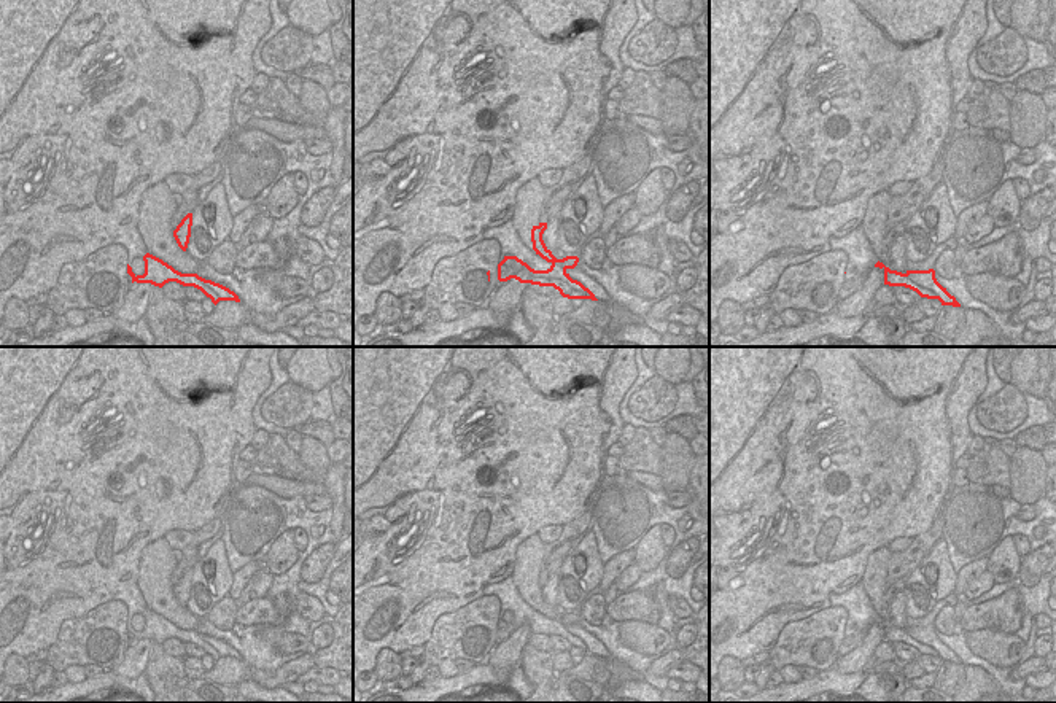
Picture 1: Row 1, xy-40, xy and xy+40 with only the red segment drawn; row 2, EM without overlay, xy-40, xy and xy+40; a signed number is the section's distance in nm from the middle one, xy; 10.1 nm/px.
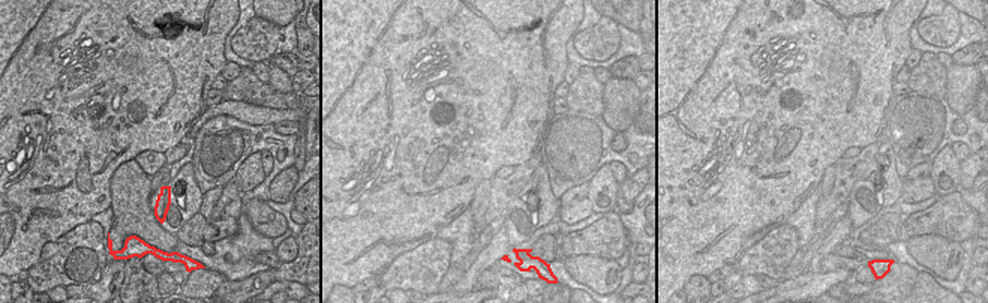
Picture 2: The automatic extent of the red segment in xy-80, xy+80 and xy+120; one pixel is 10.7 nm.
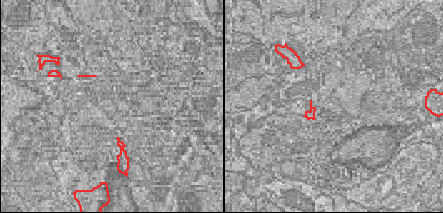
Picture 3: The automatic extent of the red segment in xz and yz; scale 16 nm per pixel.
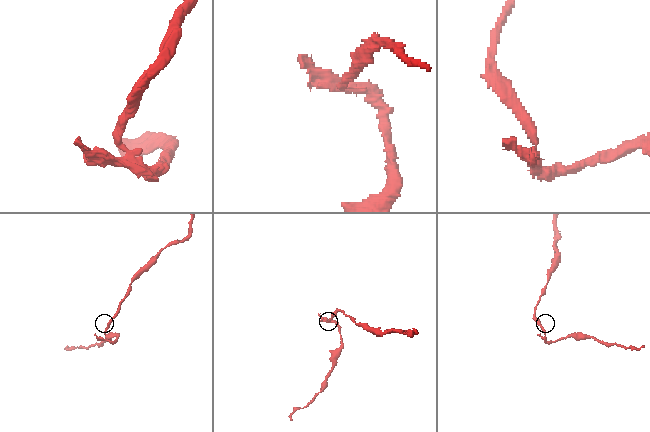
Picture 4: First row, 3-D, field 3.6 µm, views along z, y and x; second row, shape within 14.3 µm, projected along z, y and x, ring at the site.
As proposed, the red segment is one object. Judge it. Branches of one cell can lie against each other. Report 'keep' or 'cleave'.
cleave

